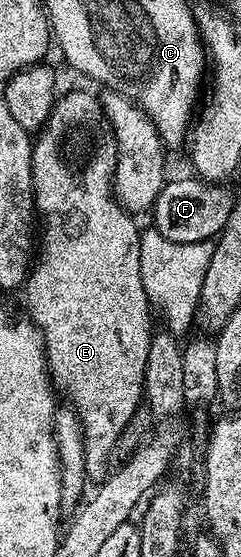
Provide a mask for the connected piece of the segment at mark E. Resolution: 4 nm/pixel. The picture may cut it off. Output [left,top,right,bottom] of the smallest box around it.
[25,90,153,480]

